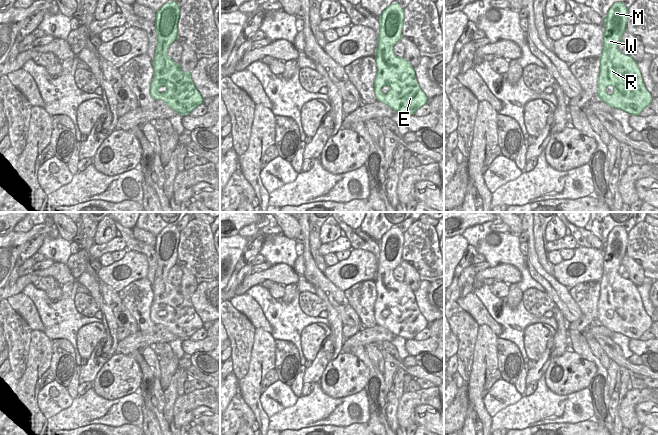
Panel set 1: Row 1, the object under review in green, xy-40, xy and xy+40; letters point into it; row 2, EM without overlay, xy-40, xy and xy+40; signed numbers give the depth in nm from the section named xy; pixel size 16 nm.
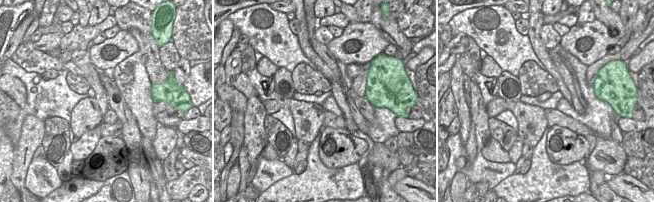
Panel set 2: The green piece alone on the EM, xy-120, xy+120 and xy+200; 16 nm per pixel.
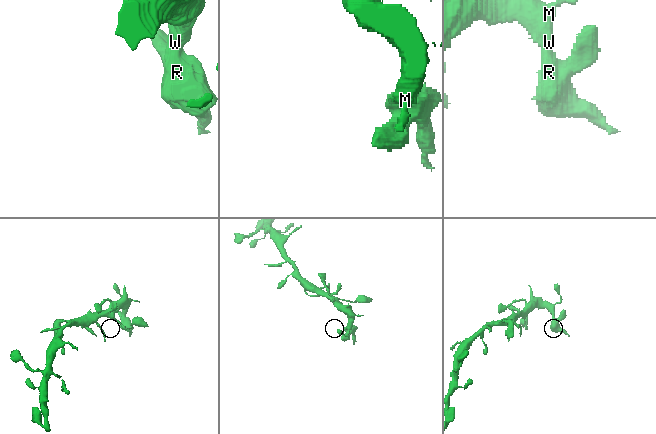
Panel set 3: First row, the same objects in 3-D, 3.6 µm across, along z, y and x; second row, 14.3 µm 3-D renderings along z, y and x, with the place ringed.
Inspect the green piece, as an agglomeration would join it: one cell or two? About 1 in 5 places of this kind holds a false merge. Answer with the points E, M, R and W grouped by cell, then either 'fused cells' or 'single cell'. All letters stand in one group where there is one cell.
E M R W; single cell

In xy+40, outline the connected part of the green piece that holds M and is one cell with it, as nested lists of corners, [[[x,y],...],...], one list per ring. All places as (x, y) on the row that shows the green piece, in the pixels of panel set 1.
[[[615,2],[603,19],[605,31],[597,83],[599,100],[639,116],[653,97],[645,88],[637,62],[618,50],[626,31],[628,9],[623,2]]]

